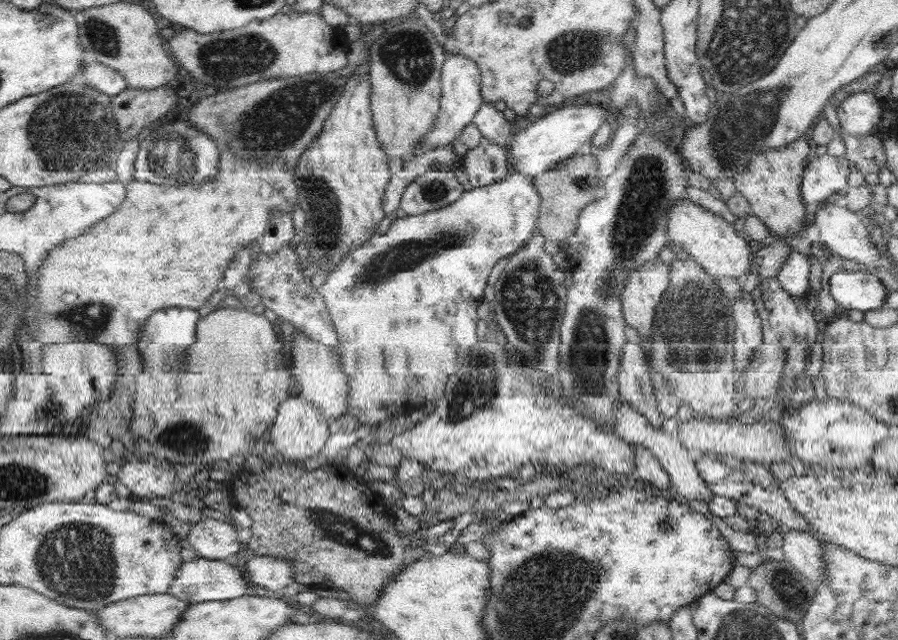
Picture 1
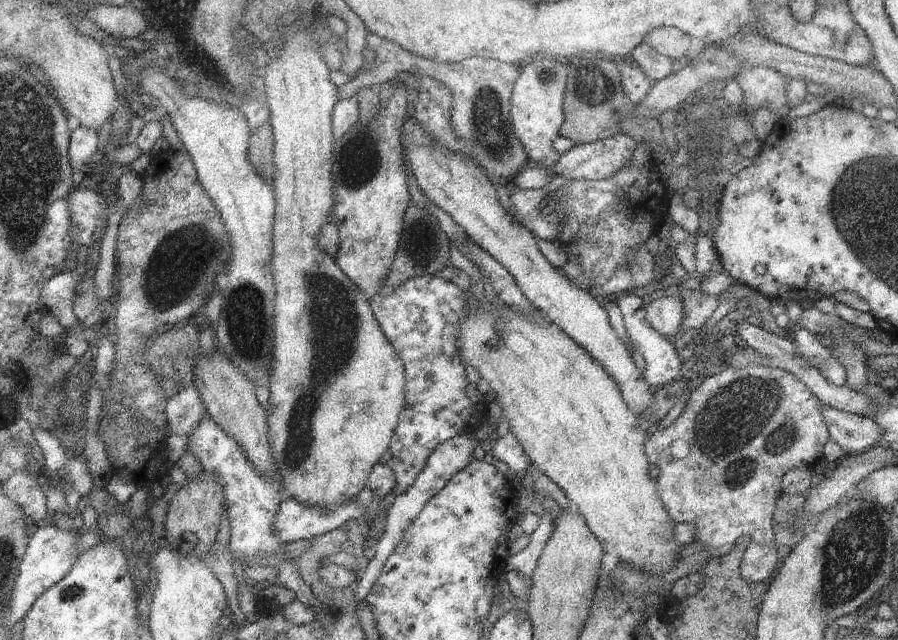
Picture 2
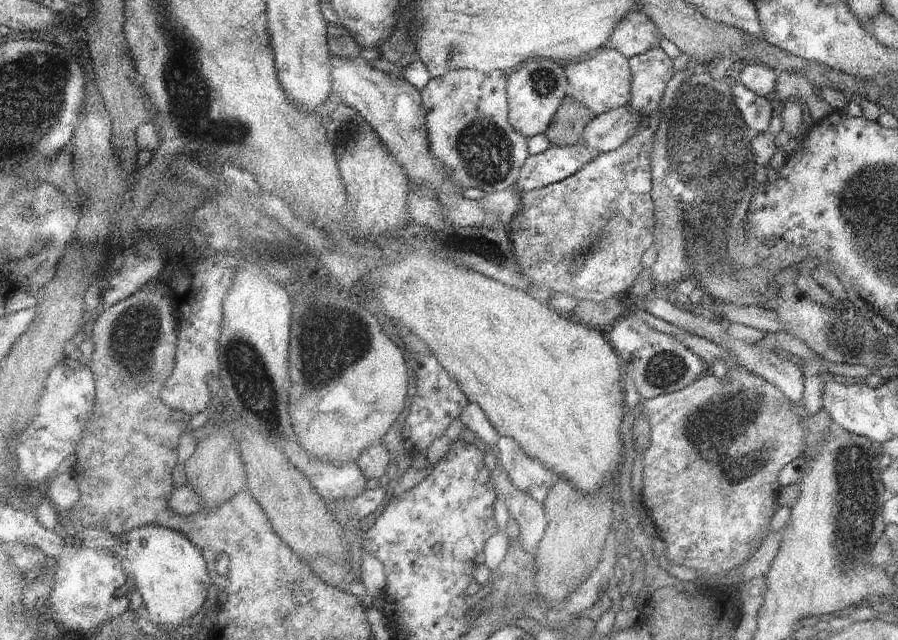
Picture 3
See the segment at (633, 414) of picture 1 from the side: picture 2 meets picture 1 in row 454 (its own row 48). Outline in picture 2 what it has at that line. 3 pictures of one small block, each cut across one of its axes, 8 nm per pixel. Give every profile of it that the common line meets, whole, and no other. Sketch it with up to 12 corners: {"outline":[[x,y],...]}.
{"outline":[[677,27],[651,32],[658,52],[682,60],[692,48],[692,36]]}

